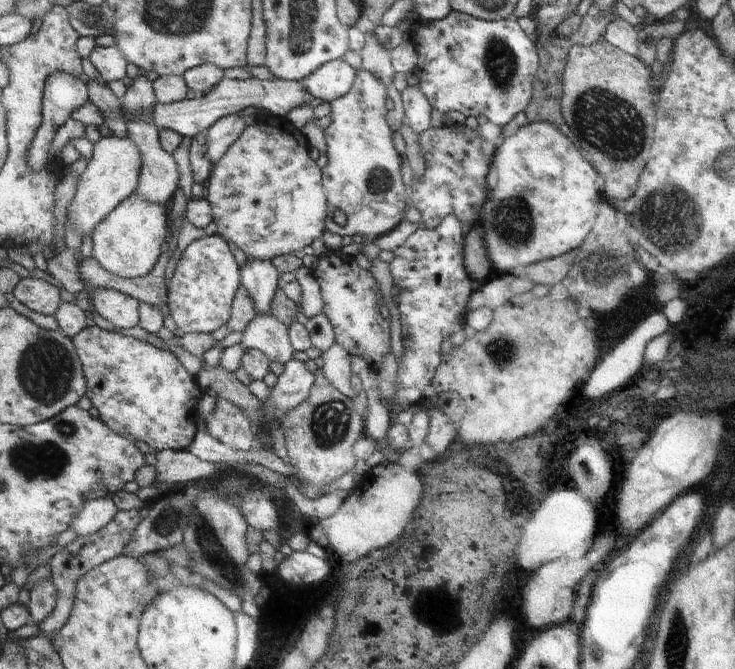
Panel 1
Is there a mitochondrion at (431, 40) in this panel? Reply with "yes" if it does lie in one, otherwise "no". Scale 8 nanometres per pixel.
no

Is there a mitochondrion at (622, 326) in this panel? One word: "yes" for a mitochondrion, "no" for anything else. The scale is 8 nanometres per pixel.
no

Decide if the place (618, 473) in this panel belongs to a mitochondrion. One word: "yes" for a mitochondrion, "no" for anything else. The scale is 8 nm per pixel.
no

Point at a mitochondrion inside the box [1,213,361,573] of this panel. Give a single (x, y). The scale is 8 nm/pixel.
(46, 370)

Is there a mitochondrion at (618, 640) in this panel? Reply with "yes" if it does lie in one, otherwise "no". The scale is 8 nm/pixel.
no

